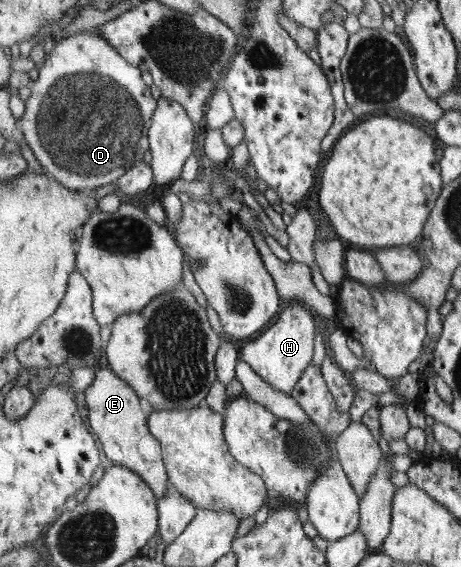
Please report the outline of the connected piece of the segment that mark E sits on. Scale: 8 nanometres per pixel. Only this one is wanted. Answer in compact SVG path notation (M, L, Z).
M100 364L96 378L84 392L89 409L89 425L99 438L105 456L116 465L124 465L137 472L152 487L158 500L169 492L169 474L165 465L161 442L149 429L149 408L137 390L120 378L108 365Z

